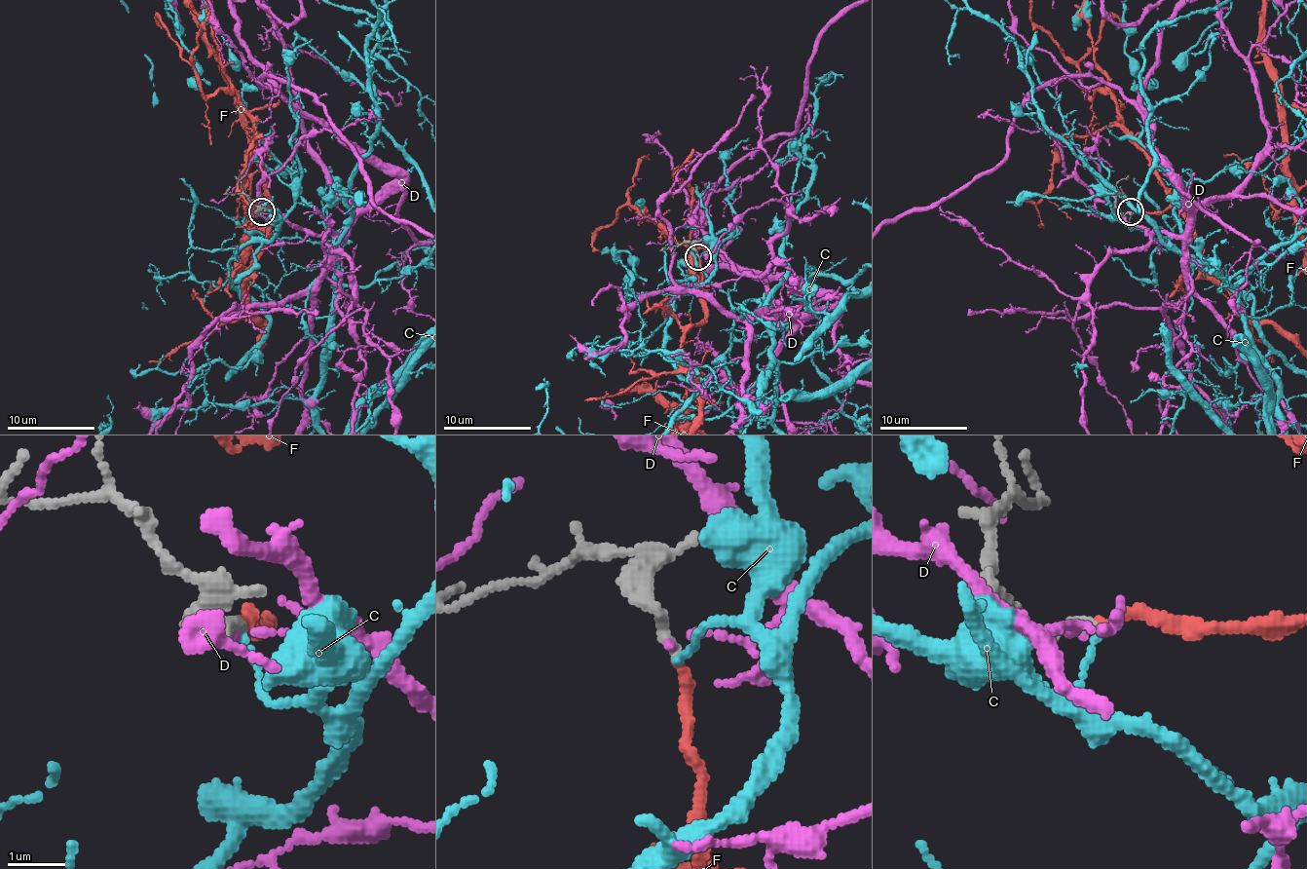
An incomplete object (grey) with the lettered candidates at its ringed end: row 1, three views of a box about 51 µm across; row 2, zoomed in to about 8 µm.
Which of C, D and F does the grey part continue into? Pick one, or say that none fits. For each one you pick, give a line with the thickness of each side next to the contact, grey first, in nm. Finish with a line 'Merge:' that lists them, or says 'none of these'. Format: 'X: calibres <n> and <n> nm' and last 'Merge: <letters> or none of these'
F: calibres 200 and 200 nm
Merge: F

